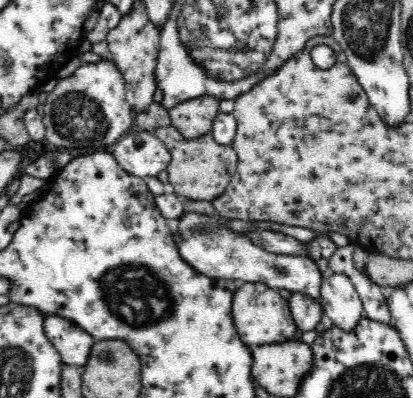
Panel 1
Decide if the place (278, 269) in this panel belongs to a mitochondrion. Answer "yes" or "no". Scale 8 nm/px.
yes

